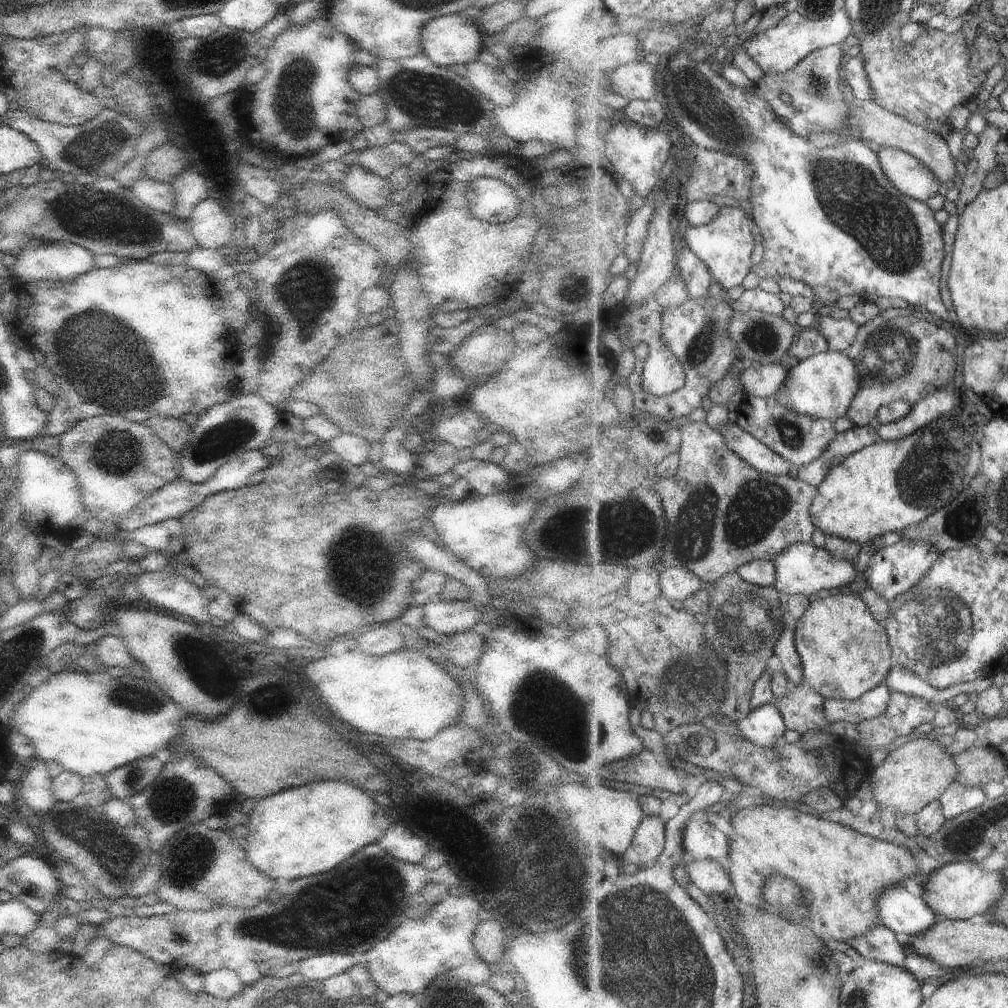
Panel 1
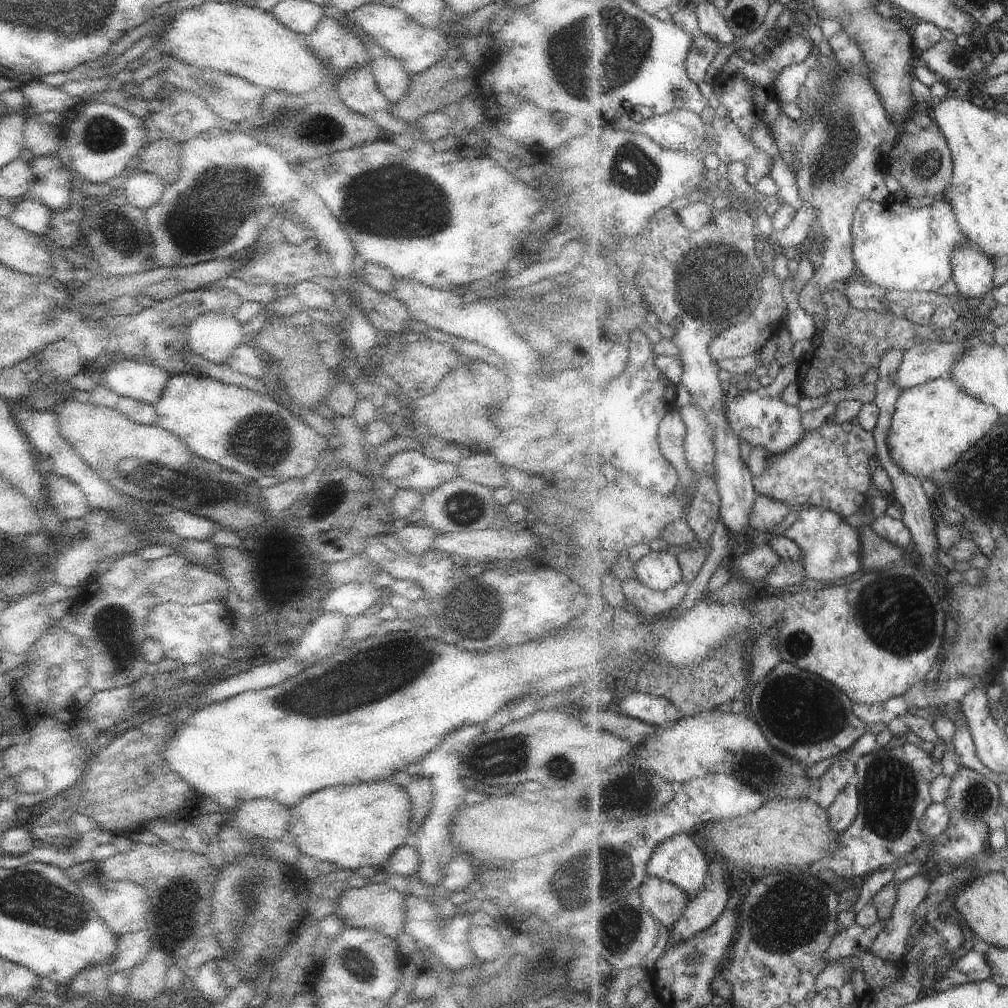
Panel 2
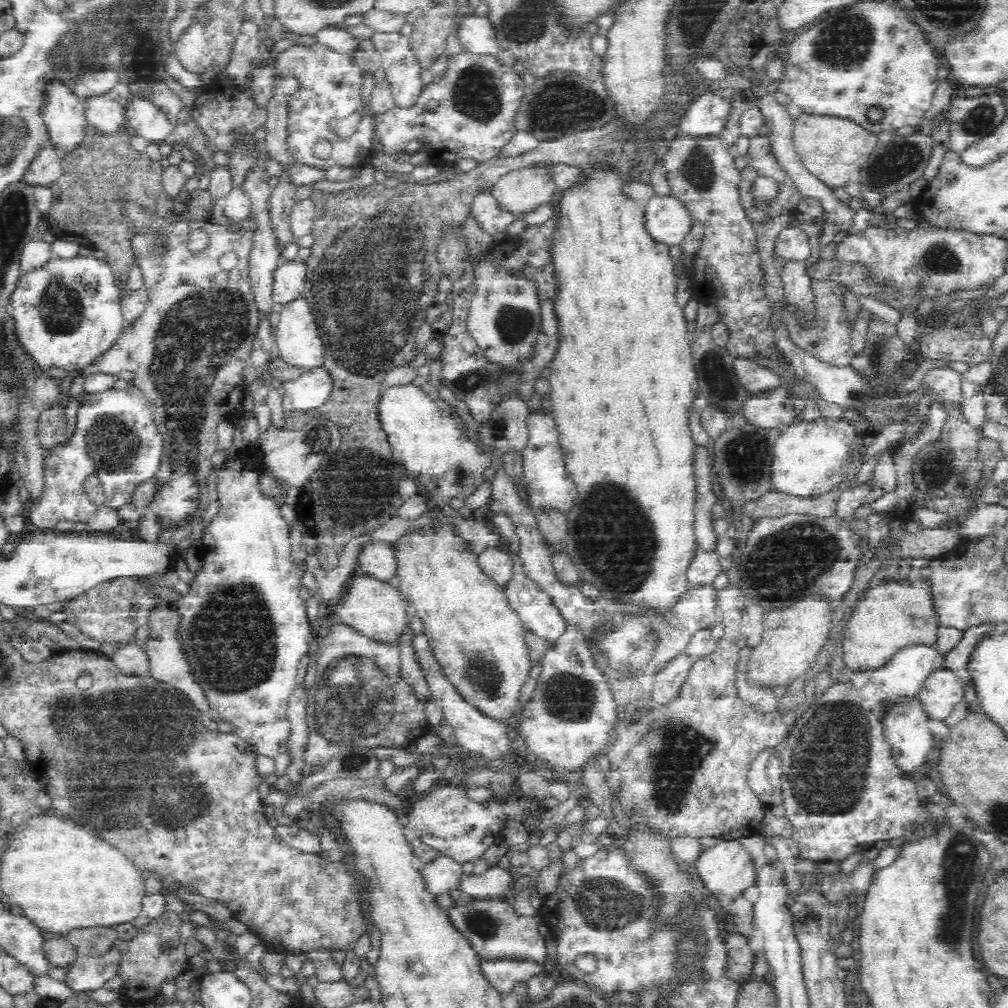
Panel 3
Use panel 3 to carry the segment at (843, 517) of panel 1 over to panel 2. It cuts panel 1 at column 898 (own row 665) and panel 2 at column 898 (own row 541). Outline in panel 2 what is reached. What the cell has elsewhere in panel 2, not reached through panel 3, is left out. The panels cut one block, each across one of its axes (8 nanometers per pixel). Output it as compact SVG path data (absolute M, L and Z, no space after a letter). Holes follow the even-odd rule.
M946 375L930 382L905 389L896 405L889 445L893 459L907 473L917 477L933 478L939 471L948 470L959 458L977 444L983 436L987 436L995 424L1001 420L1002 412L993 404L984 402L971 395L953 375Z

